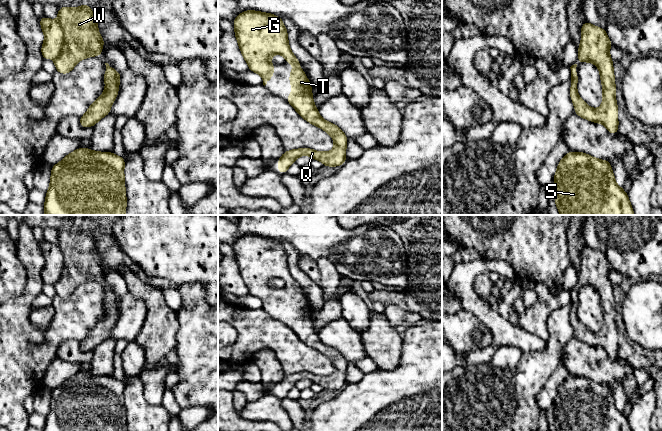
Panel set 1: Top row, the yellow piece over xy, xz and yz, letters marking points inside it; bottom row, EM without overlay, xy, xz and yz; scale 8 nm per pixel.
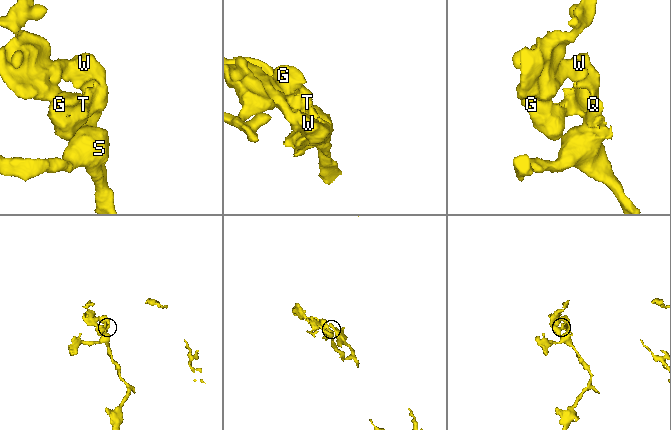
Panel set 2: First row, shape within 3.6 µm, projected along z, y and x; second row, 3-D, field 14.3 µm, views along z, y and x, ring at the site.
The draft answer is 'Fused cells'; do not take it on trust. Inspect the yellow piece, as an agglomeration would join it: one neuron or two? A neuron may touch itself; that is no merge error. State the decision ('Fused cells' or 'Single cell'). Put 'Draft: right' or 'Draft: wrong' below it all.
Single cell
Draft: wrong

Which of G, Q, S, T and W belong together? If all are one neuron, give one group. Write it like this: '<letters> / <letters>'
G Q S T W

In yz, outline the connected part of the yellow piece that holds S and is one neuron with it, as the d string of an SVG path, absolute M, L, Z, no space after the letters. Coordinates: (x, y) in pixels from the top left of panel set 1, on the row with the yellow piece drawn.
M569 151L558 163L553 180L560 215L634 215L628 194L615 182L611 162Z

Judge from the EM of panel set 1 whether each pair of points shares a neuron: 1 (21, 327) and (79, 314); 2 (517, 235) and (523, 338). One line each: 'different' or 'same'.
1: same
2: different

